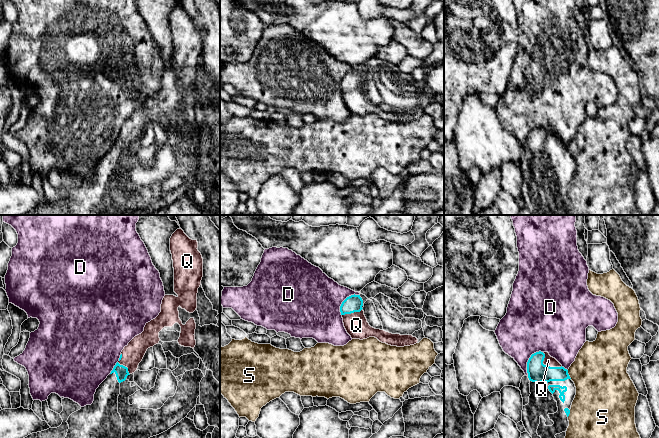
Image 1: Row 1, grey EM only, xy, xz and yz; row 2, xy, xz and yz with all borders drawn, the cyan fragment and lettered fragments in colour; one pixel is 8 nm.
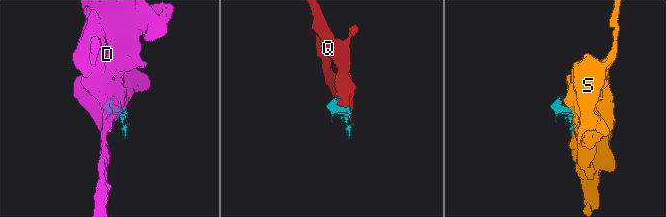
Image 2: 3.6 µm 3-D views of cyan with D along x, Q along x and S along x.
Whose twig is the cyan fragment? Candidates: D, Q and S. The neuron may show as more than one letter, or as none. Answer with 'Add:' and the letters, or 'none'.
Add: Q

